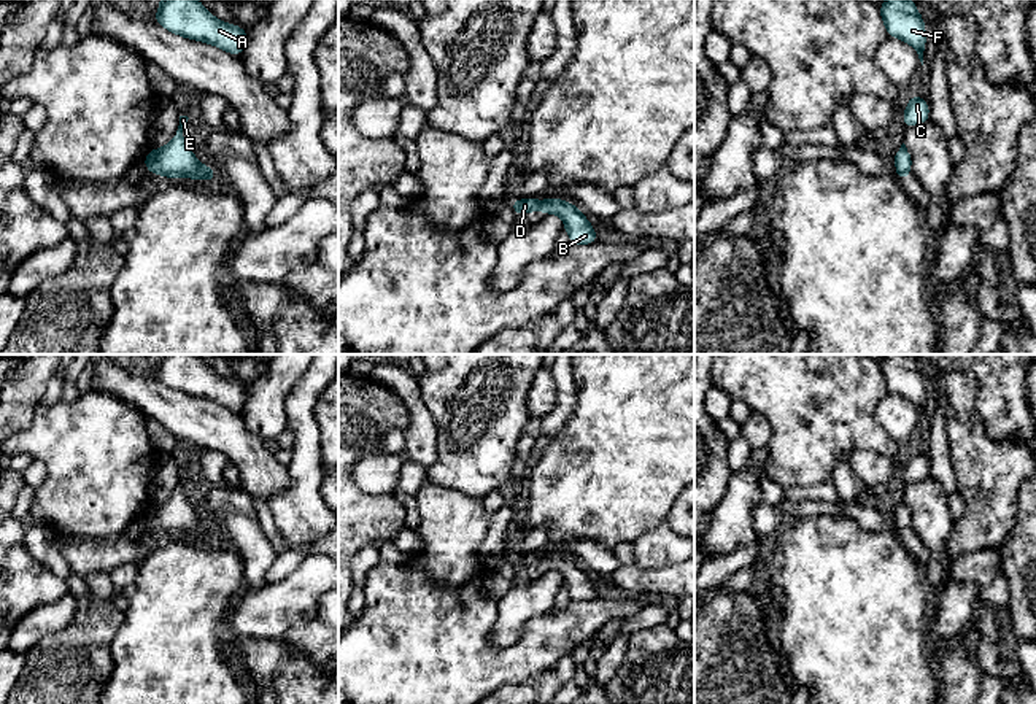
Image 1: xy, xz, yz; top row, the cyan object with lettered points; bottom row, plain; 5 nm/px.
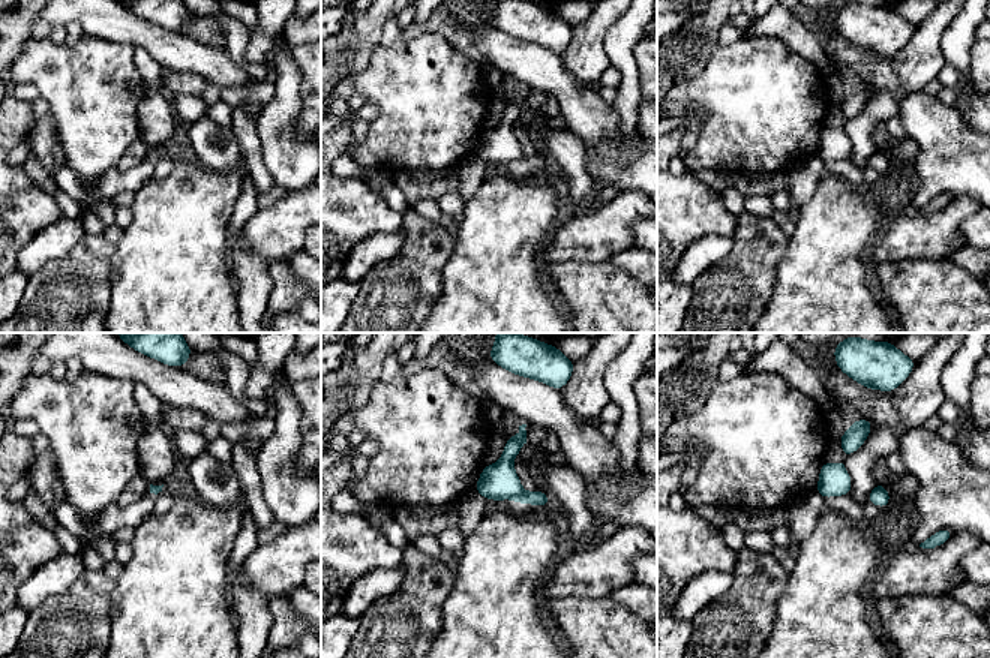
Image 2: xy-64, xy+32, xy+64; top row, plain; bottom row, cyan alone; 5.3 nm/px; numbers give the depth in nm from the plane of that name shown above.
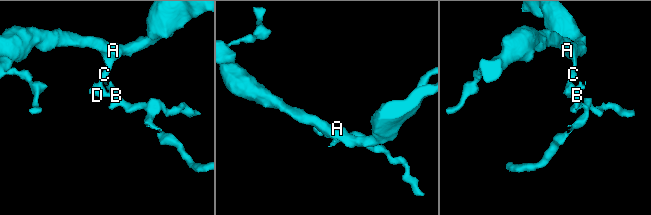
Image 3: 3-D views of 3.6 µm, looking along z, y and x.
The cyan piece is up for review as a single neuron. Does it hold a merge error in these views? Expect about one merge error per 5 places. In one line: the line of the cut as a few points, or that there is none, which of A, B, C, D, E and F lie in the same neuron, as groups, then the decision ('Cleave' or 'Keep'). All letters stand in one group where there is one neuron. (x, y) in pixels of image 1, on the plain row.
Split along xy (199, 520), (186, 531). Groups: A C D E F / B. Cleave

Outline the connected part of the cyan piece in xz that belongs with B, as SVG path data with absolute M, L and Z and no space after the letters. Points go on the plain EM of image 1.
M545 555L542 569L559 571L562 582L567 586L570 601L591 601L599 598L593 580L586 575L582 566L564 555Z

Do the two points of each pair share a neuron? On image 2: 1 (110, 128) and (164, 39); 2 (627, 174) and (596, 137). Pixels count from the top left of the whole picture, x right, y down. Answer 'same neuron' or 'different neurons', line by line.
1: different neurons
2: same neuron

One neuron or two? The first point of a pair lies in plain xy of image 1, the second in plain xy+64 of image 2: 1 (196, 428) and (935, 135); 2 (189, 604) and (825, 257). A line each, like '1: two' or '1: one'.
1: one
2: one

